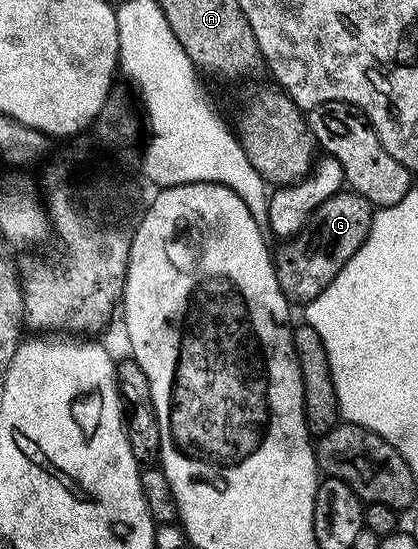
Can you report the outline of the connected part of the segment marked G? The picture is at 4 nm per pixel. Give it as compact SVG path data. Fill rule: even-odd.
M343 191L324 199L324 203L320 203L320 207L316 207L316 211L310 216L306 228L297 237L283 240L279 244L282 246L273 254L274 274L286 300L291 303L305 303L316 299L316 295L320 295L320 291L324 291L324 287L328 287L328 283L336 279L336 275L345 267L348 259L352 259L352 255L360 251L360 247L368 239L375 212L375 206L371 205L368 199L353 191Z

